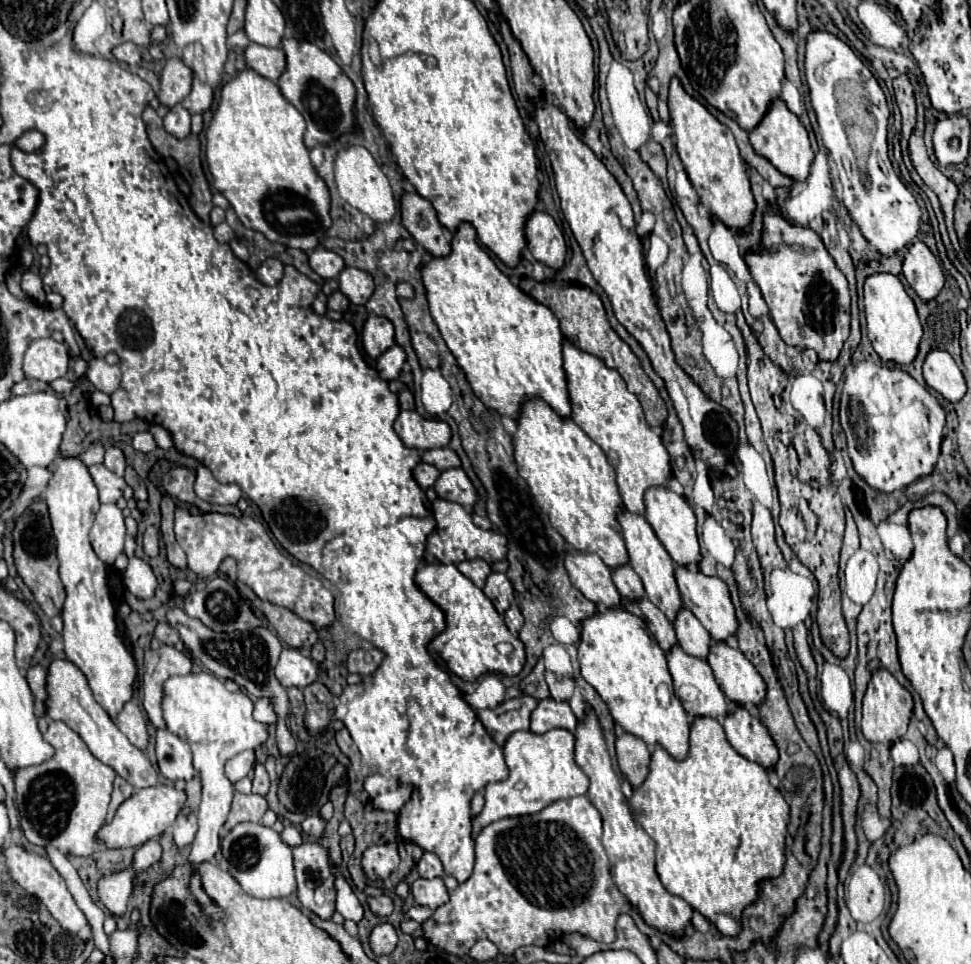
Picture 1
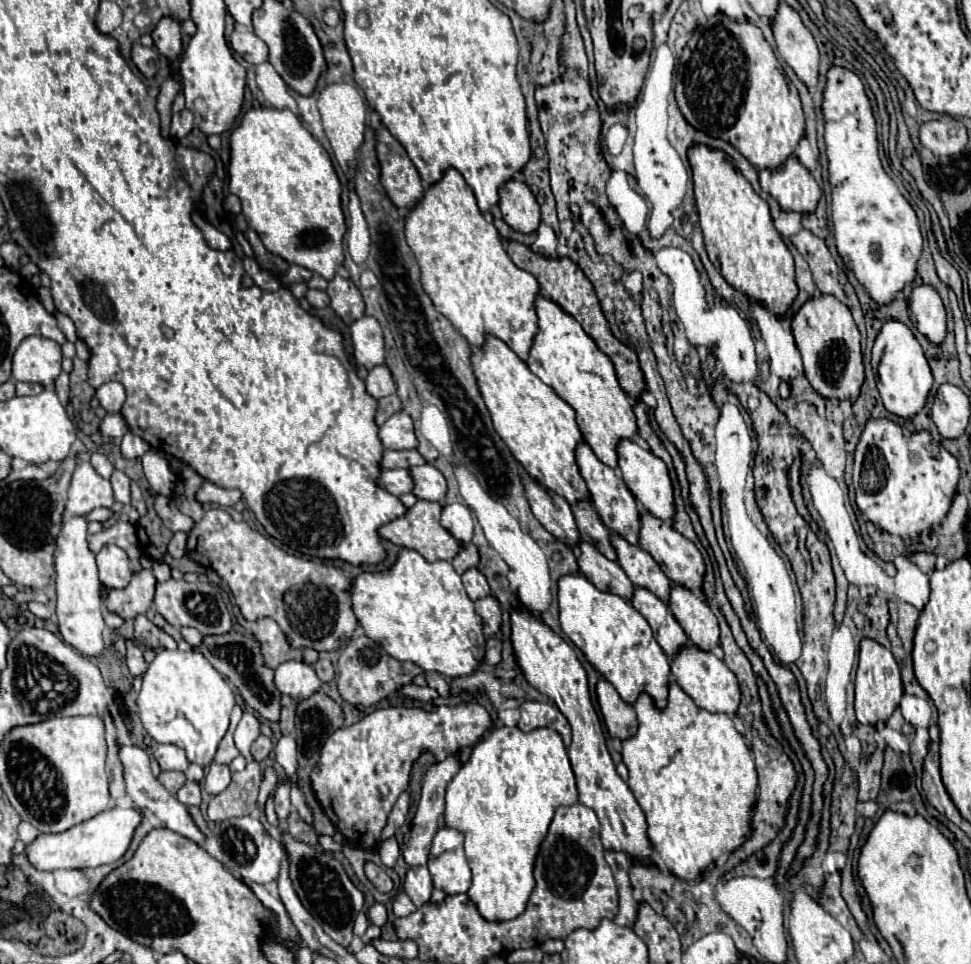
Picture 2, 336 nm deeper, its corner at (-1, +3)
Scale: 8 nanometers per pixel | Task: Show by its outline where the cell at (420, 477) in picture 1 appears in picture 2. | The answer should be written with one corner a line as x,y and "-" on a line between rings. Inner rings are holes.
391,469
379,475
379,487
391,495
403,495
411,491
411,477
407,469

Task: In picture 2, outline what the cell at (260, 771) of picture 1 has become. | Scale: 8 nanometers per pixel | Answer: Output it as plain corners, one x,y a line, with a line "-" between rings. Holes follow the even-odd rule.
259,735
259,737
255,739
255,743
251,745
251,755
253,755
255,761
263,761
263,759
267,759
267,755
269,755
271,749
273,749
271,739
265,737
265,735

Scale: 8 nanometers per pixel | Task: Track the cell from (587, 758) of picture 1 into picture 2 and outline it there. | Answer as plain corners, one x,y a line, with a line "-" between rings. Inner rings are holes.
519,607
511,613
511,643
515,661
523,673
523,677
529,681
531,687
535,687
539,693
547,695
555,701
559,711
567,717
571,731
573,731
573,743
567,749
569,761
577,779
577,791
579,791
579,803
591,807
601,823
601,841
605,849
623,851
629,857
647,857
651,861
651,843
647,839
647,823
641,807
637,805
631,789
627,783
617,775
615,765
611,761
611,755
605,745
605,735
601,731
599,717
593,709
591,697
589,697
589,685
585,669
581,667
575,649
563,641
557,633
553,633
543,621
539,621
529,609

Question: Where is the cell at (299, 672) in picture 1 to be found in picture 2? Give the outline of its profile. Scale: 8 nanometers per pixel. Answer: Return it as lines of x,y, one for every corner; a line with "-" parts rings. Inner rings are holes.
285,661
275,669
275,687
279,693
303,701
321,687
321,681
311,665
303,661

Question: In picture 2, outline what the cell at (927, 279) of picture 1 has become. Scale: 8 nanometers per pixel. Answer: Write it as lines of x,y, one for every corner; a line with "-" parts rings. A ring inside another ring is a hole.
919,285
909,297
909,311
913,325
923,333
931,343
941,345
947,335
945,325
945,307
941,297
931,285

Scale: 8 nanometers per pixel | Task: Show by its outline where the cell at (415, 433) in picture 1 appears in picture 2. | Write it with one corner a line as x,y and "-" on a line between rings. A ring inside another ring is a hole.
399,411
393,413
381,427
379,427
379,439
385,449
415,449
417,437
413,433
413,421
407,413

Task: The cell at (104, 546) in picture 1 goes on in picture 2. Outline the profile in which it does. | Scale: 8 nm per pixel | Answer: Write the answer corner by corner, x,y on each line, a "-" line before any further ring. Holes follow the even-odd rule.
105,545
97,553
97,567
99,567
99,581
107,589
123,589
129,585
131,569
129,557
117,545

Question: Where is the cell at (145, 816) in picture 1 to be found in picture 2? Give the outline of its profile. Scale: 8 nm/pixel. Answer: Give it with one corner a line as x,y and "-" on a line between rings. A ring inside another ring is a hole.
135,807
129,809
107,809
63,833
39,833
35,841
25,845
25,855
31,865
39,871
57,871
57,869
87,869
113,863
123,857
127,851
135,827
141,823
141,811

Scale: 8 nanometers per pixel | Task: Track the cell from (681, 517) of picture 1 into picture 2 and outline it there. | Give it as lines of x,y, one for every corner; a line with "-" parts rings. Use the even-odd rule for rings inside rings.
621,439
619,445
617,445
617,467
621,469
621,477
623,477
625,485
629,487
629,491
635,495
635,499
639,503
643,503
643,507
647,511
651,511
655,517
659,517
663,521
671,521
673,519
673,515
675,515
673,487
671,487
667,465
659,457
655,457
647,449
641,449
631,439

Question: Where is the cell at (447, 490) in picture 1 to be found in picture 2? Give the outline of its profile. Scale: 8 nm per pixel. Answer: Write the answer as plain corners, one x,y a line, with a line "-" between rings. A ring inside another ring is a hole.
419,465
415,469
409,469
409,475
413,477
413,495
417,499
427,499
427,501
445,501
447,493
447,483
445,477
439,469
433,465

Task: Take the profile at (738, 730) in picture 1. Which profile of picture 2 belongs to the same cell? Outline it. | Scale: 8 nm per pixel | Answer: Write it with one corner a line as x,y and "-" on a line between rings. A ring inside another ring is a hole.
685,643
673,657
671,657
671,673
675,675
679,687
695,701
697,707
707,709
711,713
727,713
735,715
735,709
739,707
739,683
735,681
735,675
727,665
715,657
711,651
703,651
693,643

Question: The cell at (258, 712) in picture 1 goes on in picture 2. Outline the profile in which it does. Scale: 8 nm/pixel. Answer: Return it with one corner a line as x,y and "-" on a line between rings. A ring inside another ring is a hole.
245,711
243,717
241,717
241,721
239,721
239,725
237,725
237,729
235,729
235,735
233,735
233,737
235,737
235,745
237,745
239,753
241,753
247,761
253,759
251,753
249,753
249,747
251,747
251,743
253,743
259,735
261,735
261,731
259,731
259,719
257,719
253,713

